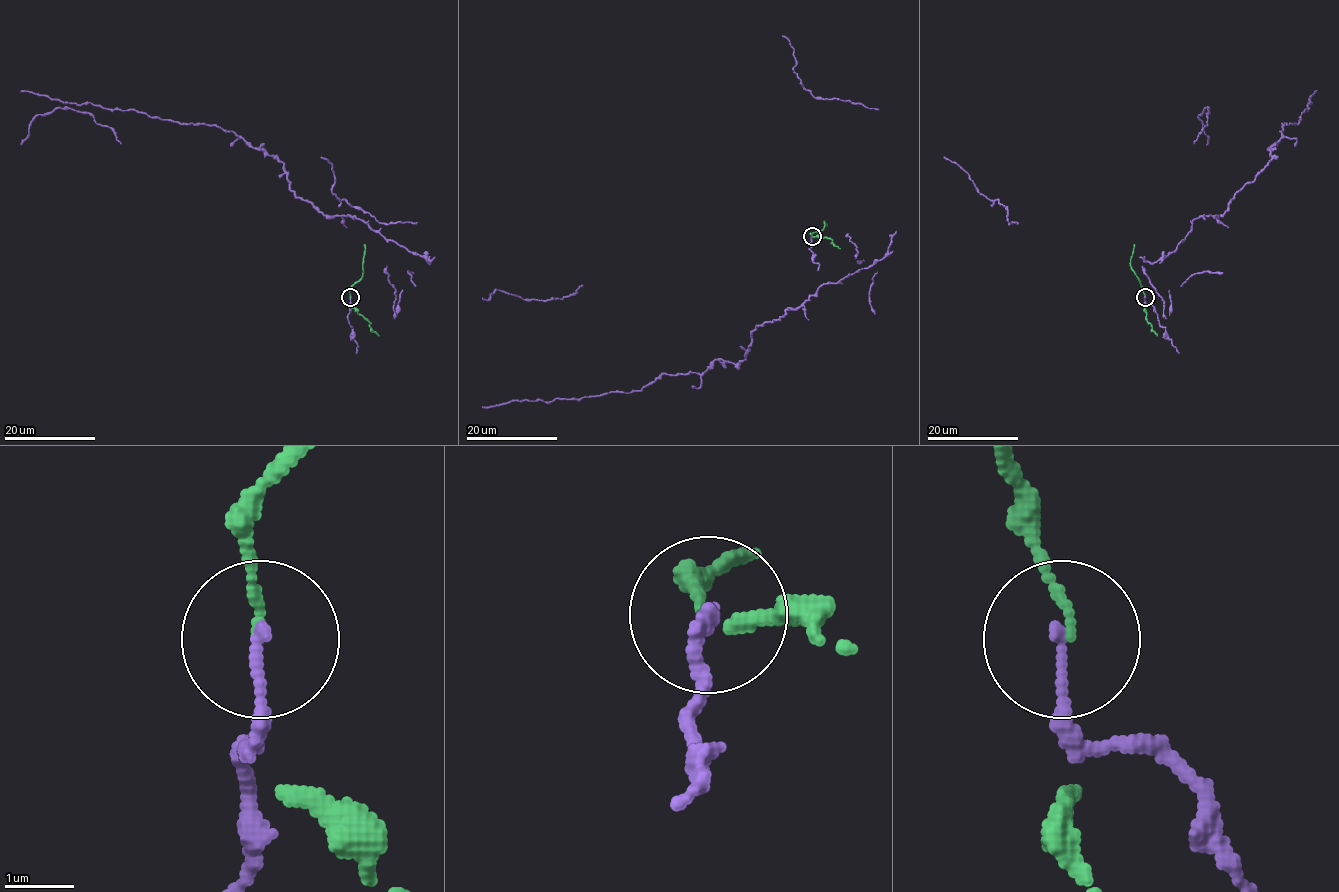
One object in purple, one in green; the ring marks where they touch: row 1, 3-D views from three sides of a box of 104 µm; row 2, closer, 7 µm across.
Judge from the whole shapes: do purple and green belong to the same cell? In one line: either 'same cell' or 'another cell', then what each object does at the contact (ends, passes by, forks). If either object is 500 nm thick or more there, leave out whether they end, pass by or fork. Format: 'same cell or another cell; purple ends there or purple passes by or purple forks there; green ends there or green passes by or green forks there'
another cell; purple ends there; green ends there

